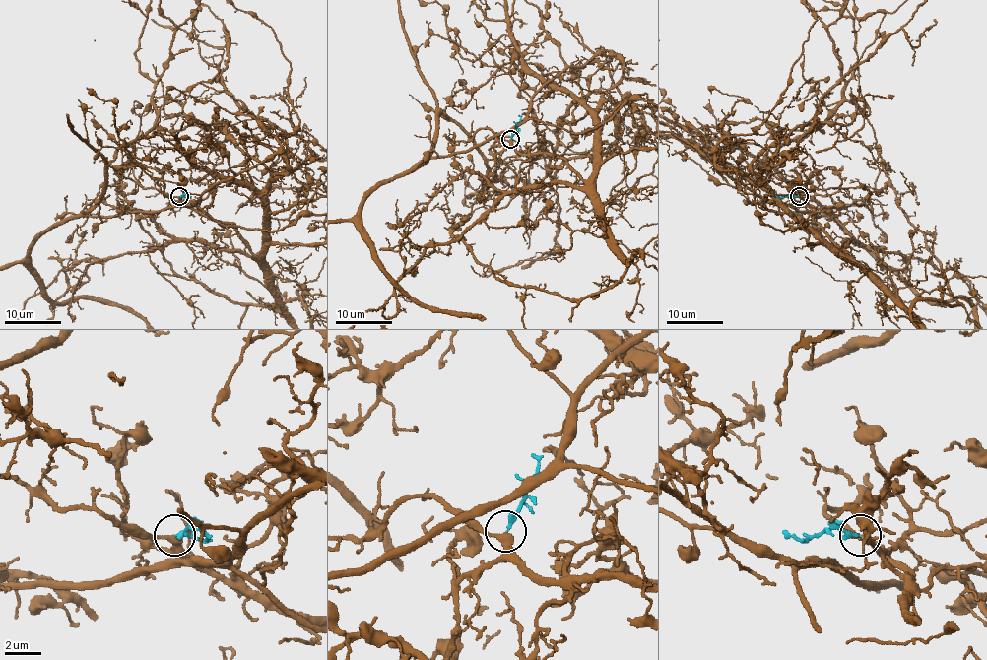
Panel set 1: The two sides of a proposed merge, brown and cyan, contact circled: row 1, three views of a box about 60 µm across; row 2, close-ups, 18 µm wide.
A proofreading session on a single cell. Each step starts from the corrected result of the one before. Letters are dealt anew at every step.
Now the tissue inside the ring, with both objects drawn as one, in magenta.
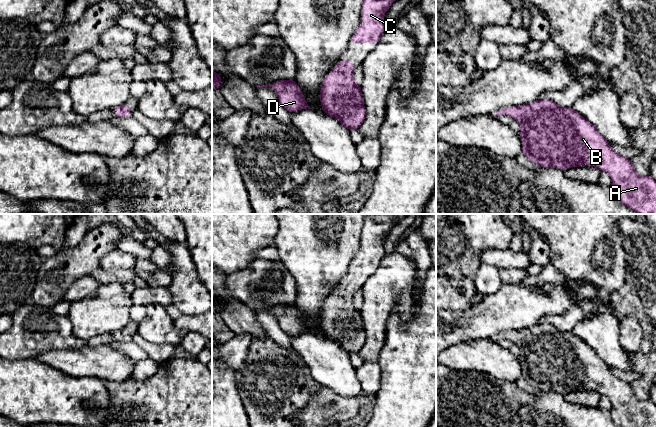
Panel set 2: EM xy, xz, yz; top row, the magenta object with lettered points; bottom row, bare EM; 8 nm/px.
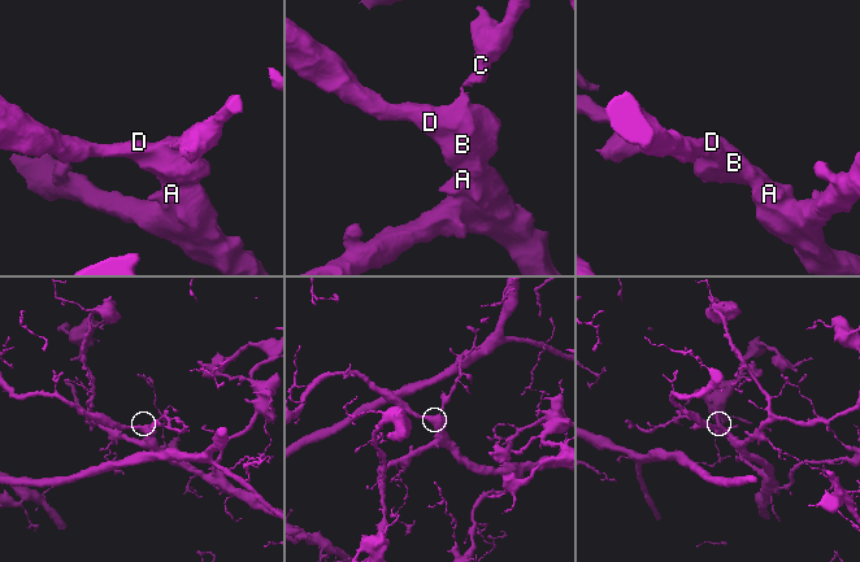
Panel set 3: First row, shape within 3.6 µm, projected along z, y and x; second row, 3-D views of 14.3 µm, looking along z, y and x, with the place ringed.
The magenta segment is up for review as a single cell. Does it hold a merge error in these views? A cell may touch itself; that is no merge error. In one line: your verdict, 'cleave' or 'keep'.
keep

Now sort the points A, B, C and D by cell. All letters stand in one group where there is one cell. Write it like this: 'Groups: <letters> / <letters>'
Groups: A B C D

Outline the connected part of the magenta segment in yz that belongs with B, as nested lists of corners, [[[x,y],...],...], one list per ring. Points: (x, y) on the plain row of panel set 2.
[[[543,323],[504,331],[491,340],[497,342],[501,338],[510,338],[512,343],[519,346],[522,377],[530,386],[542,392],[555,391],[562,395],[578,390],[596,391],[611,400],[610,416],[619,427],[656,427],[656,405],[653,401],[638,399],[631,384],[616,377],[596,351],[572,331],[561,331],[549,323]]]

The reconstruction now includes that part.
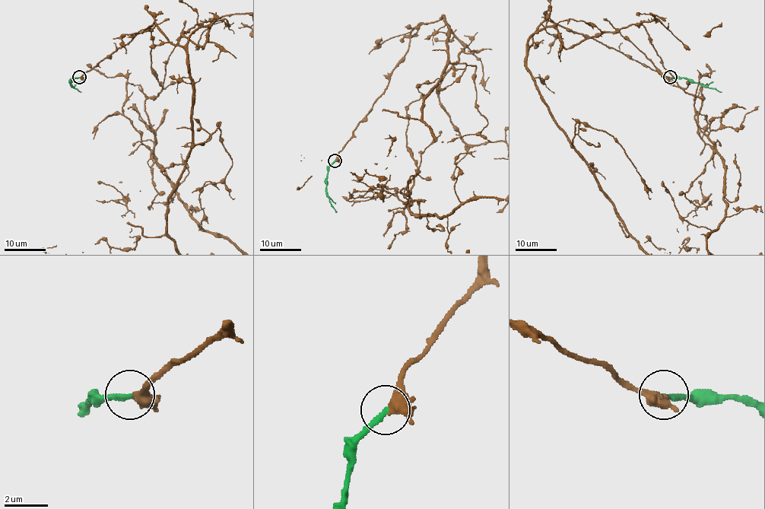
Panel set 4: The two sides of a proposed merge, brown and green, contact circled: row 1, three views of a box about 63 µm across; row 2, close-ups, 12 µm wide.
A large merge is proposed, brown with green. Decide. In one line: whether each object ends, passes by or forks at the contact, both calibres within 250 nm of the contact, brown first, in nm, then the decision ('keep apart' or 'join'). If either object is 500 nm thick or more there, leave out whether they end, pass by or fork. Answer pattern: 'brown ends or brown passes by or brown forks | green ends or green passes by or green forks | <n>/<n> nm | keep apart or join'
brown forks | green ends | 280/240 nm | join

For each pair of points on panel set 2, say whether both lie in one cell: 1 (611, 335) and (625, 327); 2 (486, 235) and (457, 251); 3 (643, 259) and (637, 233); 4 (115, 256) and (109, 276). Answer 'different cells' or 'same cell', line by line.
1: different cells
2: same cell
3: same cell
4: different cells

